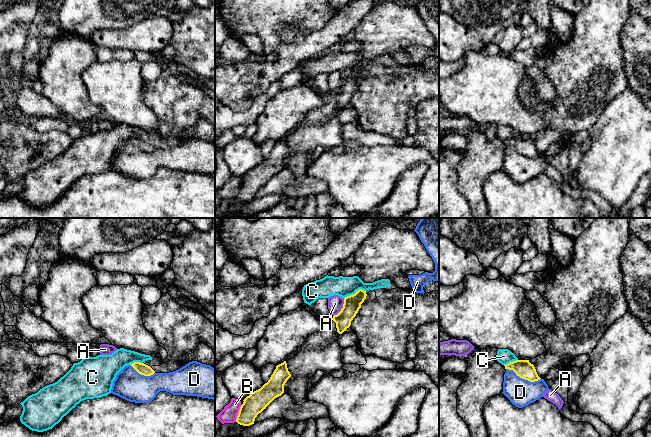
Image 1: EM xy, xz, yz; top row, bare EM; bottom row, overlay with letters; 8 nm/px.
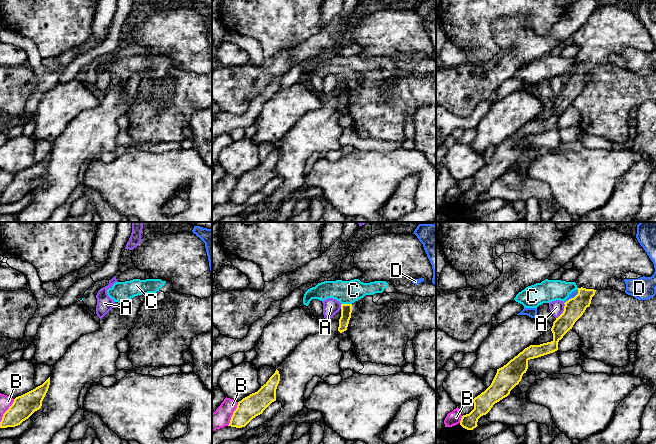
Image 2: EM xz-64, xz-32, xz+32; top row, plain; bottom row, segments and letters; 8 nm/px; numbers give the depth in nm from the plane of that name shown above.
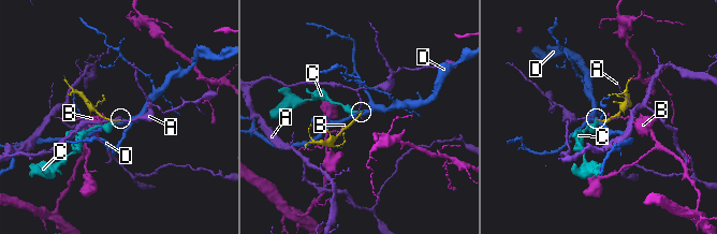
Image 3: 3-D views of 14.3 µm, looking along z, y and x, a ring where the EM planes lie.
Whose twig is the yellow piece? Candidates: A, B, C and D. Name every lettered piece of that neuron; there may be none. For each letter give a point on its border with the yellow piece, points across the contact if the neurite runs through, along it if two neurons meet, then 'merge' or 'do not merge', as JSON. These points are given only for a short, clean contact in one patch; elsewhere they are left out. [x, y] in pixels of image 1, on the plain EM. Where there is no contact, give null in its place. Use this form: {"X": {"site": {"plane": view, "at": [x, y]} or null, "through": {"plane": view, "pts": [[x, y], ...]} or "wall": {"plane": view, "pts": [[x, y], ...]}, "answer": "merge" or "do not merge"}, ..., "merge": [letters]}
{"A": {"site": {"plane": "xz", "at": [342, 84]}, "wall": {"plane": "xz", "pts": [[344, 74], [342, 84], [333, 92]]}, "answer": "do not merge"}, "B": {"site": {"plane": "xz", "at": [238, 189]}, "wall": {"plane": "xz", "pts": [[241, 181], [235, 197]]}, "answer": "do not merge"}, "C": {"site": {"plane": "xz", "at": [355, 69]}, "wall": {"plane": "xz", "pts": [[365, 66], [358, 65], [344, 74]]}, "answer": "do not merge"}, "D": {"site": {"plane": "yz", "at": [523, 154]}, "answer": "do not merge"}, "merge": []}

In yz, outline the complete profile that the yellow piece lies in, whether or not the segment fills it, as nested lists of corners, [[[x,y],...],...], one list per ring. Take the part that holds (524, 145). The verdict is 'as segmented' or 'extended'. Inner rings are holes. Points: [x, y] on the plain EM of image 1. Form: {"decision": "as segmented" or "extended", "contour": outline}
{"decision": "extended", "contour": [[[467,130],[465,135],[468,139],[468,144],[466,149],[462,151],[462,160],[456,168],[457,189],[467,200],[472,218],[491,218],[484,198],[483,184],[488,175],[503,168],[504,150],[506,146],[513,146],[517,152],[530,158],[538,157],[541,154],[529,136],[516,136],[506,141],[502,141],[496,136],[492,141],[489,141],[485,133],[478,130]]]}

